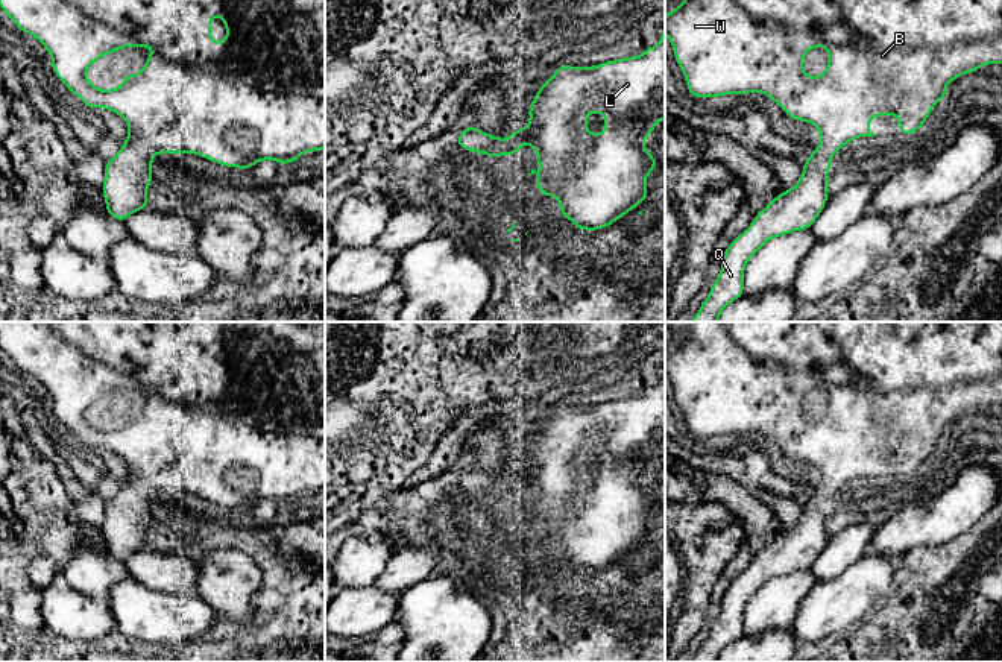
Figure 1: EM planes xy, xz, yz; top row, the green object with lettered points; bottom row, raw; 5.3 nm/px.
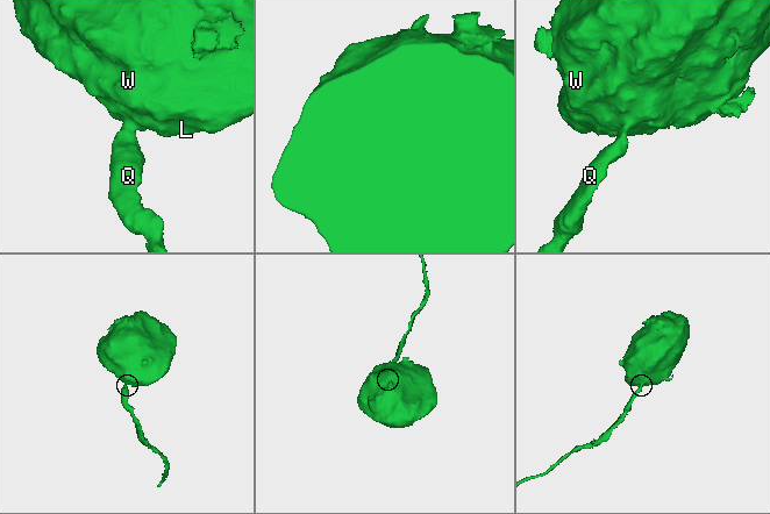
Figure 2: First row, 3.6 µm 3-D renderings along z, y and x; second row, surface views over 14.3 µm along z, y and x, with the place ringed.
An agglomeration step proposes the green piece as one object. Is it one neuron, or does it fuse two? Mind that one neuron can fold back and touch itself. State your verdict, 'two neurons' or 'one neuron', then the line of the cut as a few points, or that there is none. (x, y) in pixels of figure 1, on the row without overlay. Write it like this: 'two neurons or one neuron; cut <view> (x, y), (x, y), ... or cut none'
one neuron; cut none

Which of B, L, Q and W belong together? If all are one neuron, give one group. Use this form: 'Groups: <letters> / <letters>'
Groups: B L Q W

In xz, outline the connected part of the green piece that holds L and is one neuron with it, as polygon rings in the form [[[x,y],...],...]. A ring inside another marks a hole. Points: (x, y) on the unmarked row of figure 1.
[[[665,366],[659,384],[642,389],[641,396],[619,398],[586,408],[560,405],[533,434],[536,440],[528,443],[528,466],[512,471],[509,478],[498,478],[469,463],[458,474],[455,484],[487,498],[513,496],[528,484],[536,490],[536,500],[540,506],[539,512],[531,509],[528,513],[537,515],[531,518],[536,521],[536,528],[544,537],[554,536],[560,544],[560,557],[569,559],[574,568],[583,571],[604,569],[648,539],[645,518],[653,513],[653,507],[660,501],[642,486],[642,481],[650,478],[653,468],[665,459]],[[589,452],[603,454],[606,469],[601,474],[588,472]]]

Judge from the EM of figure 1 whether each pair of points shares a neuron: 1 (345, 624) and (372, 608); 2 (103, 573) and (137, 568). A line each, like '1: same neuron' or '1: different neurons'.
1: same neuron
2: different neurons

